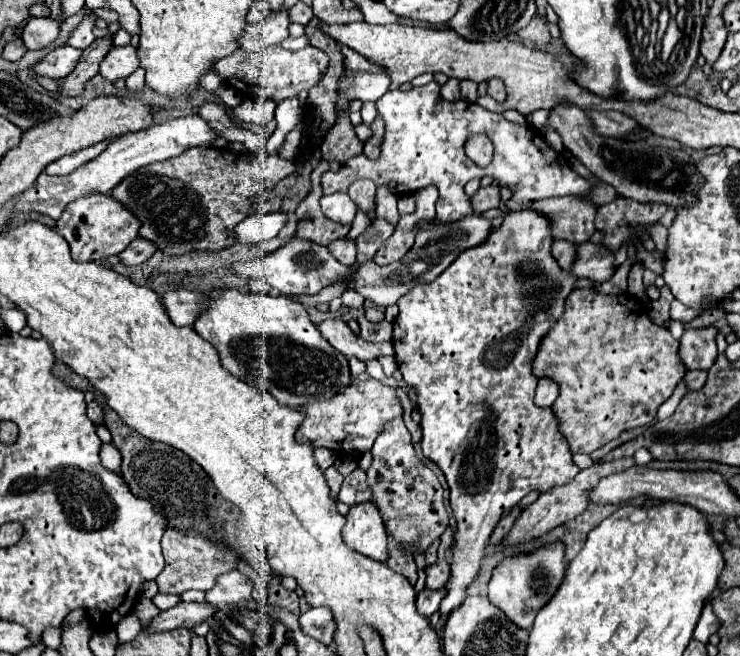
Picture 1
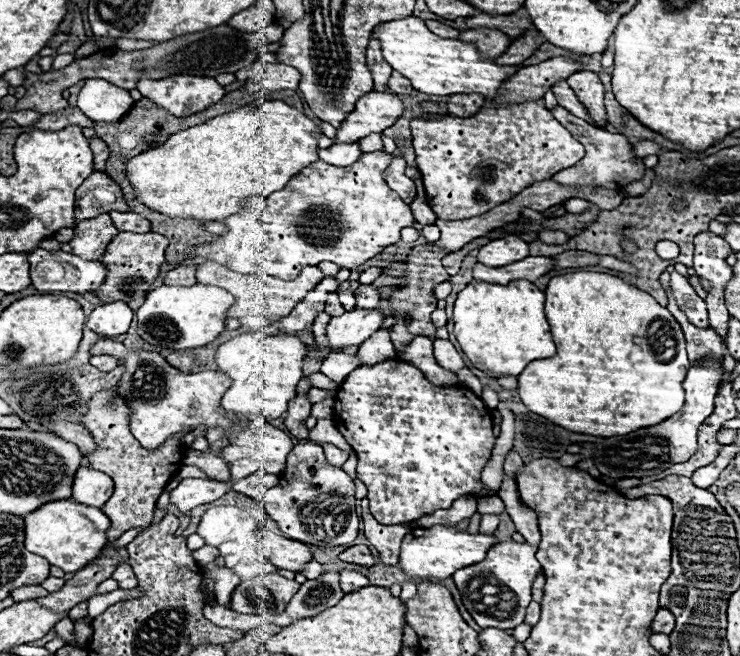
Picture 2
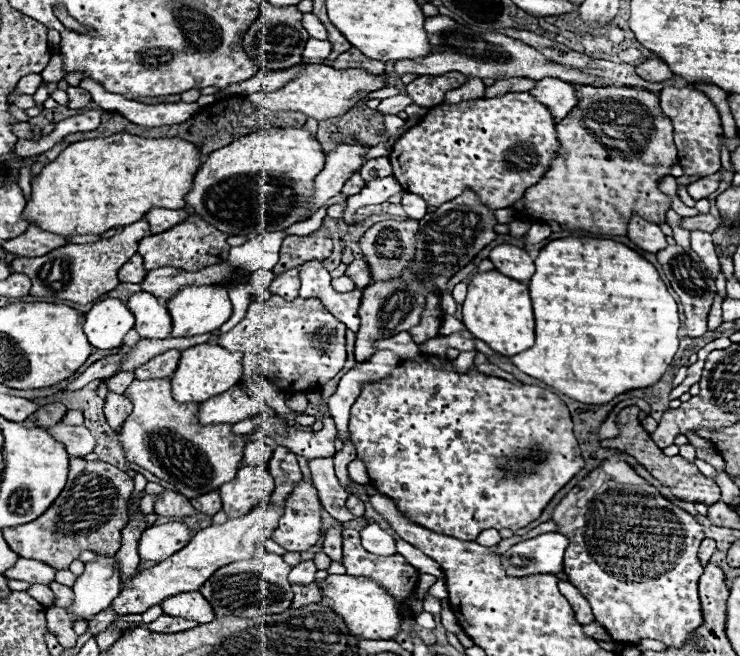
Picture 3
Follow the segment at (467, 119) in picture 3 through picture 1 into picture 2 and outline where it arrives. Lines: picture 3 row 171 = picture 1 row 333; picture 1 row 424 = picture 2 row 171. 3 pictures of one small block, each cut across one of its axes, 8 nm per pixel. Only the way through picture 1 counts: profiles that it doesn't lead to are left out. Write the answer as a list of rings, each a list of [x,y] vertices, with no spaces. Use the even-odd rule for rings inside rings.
[[[534,100],[508,106],[488,102],[472,118],[418,116],[412,118],[410,128],[428,204],[442,220],[486,214],[530,184],[550,180],[556,172],[584,156],[582,144],[574,140],[546,106]],[[472,170],[474,184],[468,184]]]

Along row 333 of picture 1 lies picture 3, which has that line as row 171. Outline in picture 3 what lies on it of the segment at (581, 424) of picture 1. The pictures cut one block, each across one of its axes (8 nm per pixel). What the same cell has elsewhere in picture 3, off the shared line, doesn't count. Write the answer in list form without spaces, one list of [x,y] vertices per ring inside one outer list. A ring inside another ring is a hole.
[[[580,86],[578,98],[578,106],[556,126],[560,152],[550,170],[538,184],[526,190],[522,200],[512,204],[512,208],[518,212],[518,218],[532,214],[538,220],[554,220],[568,230],[614,236],[626,236],[628,220],[634,214],[654,224],[664,222],[664,214],[670,208],[670,198],[658,190],[658,184],[670,174],[670,168],[676,160],[676,146],[672,140],[672,120],[664,116],[658,96],[634,86]]]

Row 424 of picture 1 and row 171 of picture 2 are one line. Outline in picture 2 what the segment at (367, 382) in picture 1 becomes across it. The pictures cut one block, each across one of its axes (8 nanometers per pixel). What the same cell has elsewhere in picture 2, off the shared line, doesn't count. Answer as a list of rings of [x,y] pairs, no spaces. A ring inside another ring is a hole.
[[[364,152],[350,166],[332,166],[322,160],[296,174],[286,188],[270,194],[258,218],[258,198],[244,202],[242,212],[224,220],[230,228],[212,246],[202,246],[192,256],[220,262],[240,274],[270,274],[294,280],[302,268],[334,262],[354,270],[400,240],[400,230],[414,224],[410,206],[404,204],[382,180],[392,154]]]

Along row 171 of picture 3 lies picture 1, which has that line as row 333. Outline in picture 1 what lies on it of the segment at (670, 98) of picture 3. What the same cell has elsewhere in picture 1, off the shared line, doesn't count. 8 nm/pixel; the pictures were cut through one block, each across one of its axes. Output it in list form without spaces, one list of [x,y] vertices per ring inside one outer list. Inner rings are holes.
[[[714,326],[688,328],[680,338],[678,354],[688,370],[708,370],[716,360],[716,336]]]

